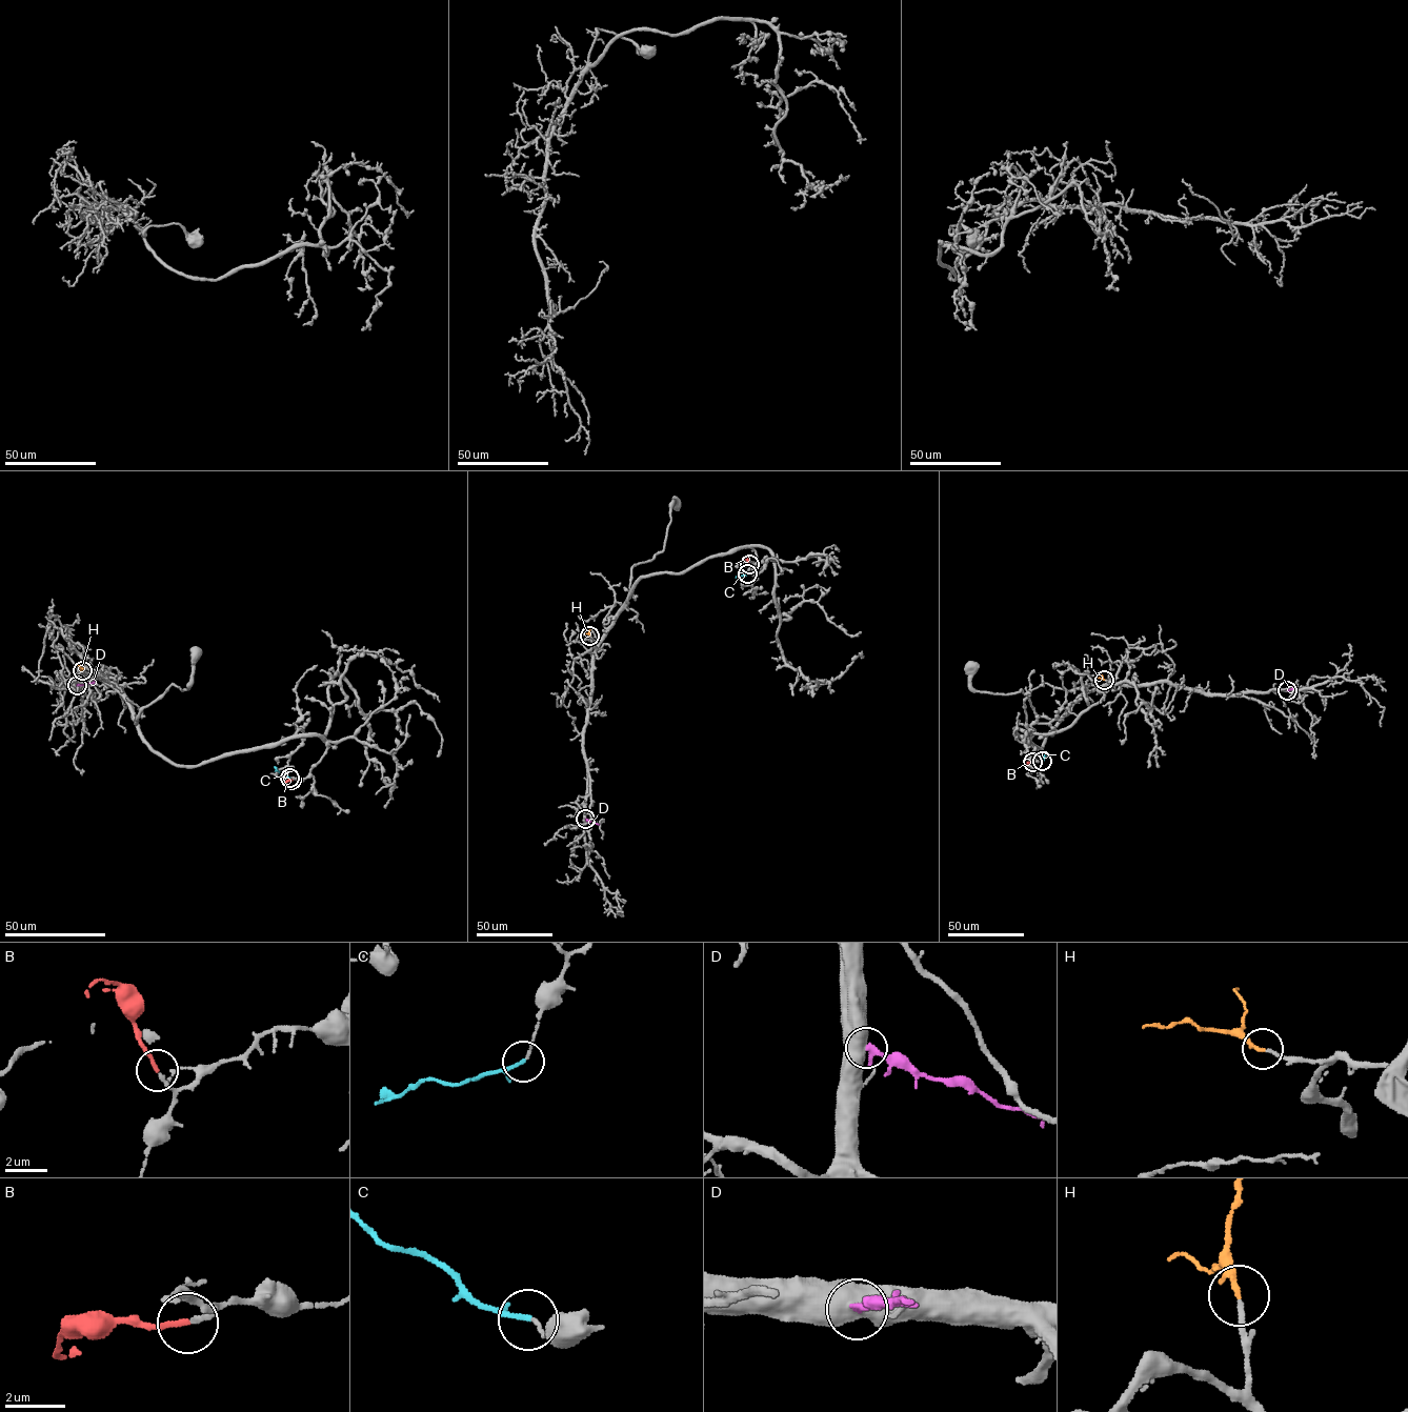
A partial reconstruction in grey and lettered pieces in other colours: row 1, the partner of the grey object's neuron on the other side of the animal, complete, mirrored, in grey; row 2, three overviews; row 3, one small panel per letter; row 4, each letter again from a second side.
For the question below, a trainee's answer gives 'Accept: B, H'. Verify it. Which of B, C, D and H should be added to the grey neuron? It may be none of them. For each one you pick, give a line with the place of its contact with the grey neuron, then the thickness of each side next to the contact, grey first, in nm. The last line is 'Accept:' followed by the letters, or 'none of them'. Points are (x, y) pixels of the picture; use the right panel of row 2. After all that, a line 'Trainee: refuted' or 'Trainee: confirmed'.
B: meets grey at (1032, 762); 180 nm thick on the grey side, 180 nm on the other
H: meets grey at (1104, 680); 160 nm thick on the grey side, 190 nm on the other
Accept: B, H
Trainee: confirmed

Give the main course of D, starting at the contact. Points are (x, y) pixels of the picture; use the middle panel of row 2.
D: (585, 819), (599, 825)

